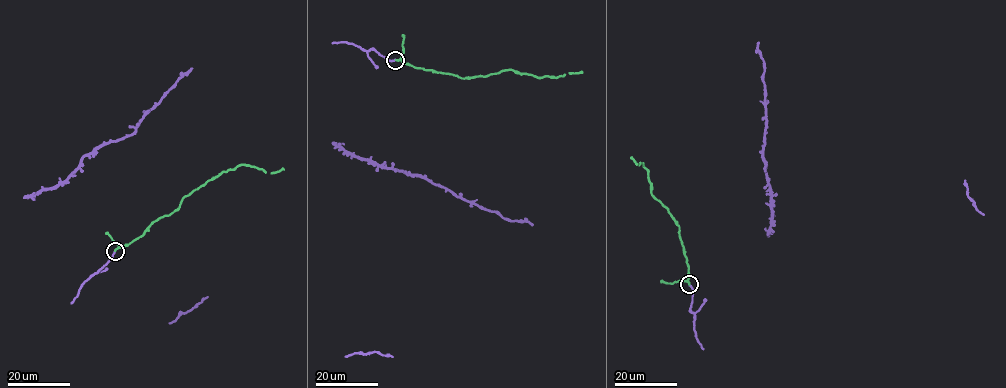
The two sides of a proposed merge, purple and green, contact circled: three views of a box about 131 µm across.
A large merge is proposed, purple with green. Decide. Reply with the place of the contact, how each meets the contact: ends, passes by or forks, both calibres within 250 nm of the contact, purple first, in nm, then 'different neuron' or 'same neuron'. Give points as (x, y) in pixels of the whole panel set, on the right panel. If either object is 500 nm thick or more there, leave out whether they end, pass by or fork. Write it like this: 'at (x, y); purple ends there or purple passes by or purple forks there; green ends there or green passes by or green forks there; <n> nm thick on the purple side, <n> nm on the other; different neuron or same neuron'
at (689, 284); purple ends there; green ends there; 200 nm thick on the purple side, 240 nm on the other; same neuron

